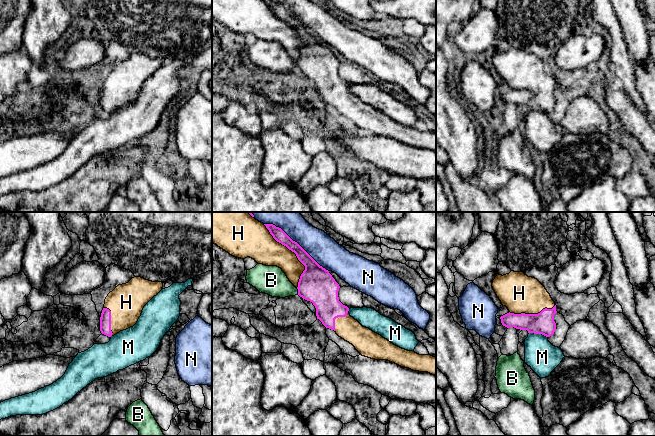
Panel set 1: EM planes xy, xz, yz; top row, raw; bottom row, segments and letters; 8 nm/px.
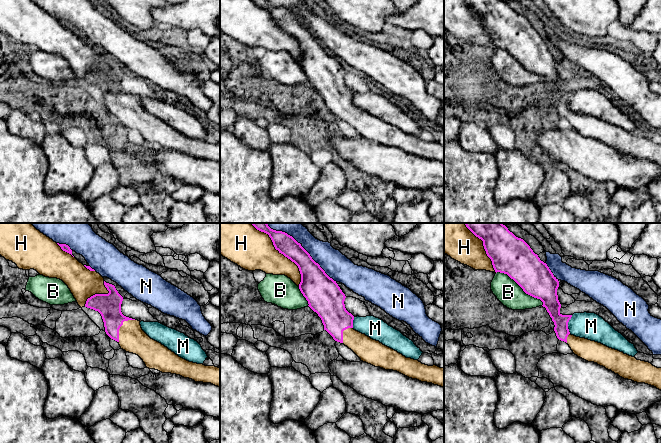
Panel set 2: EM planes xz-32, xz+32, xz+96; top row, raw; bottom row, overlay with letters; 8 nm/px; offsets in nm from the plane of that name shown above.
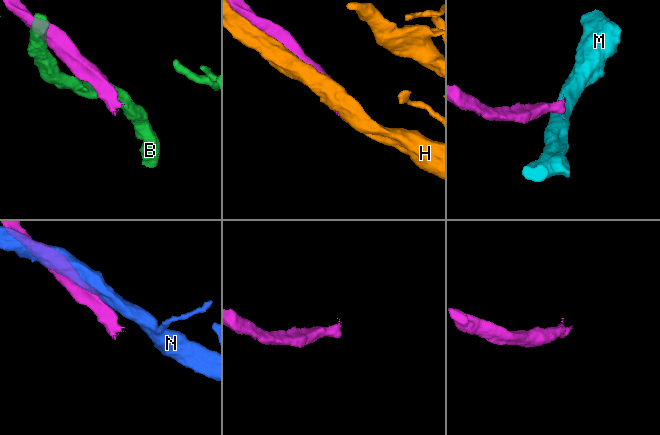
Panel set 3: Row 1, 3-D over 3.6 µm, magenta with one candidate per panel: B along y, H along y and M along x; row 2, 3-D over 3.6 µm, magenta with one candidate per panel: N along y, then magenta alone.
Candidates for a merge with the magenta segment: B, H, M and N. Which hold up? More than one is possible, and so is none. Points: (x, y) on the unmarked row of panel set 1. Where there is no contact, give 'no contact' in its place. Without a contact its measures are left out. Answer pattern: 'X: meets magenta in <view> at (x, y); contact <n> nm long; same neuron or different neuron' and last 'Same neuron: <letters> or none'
B: meets magenta in xz at (298, 67); contact 60 nm long; different neuron
H: meets magenta in xz at (294, 28); contact 600 nm long; same neuron
M: meets magenta in yz at (538, 109); contact 160 nm long; different neuron
N: meets magenta in xz at (299, 21); contact 600 nm long; different neuron
Same neuron: H

